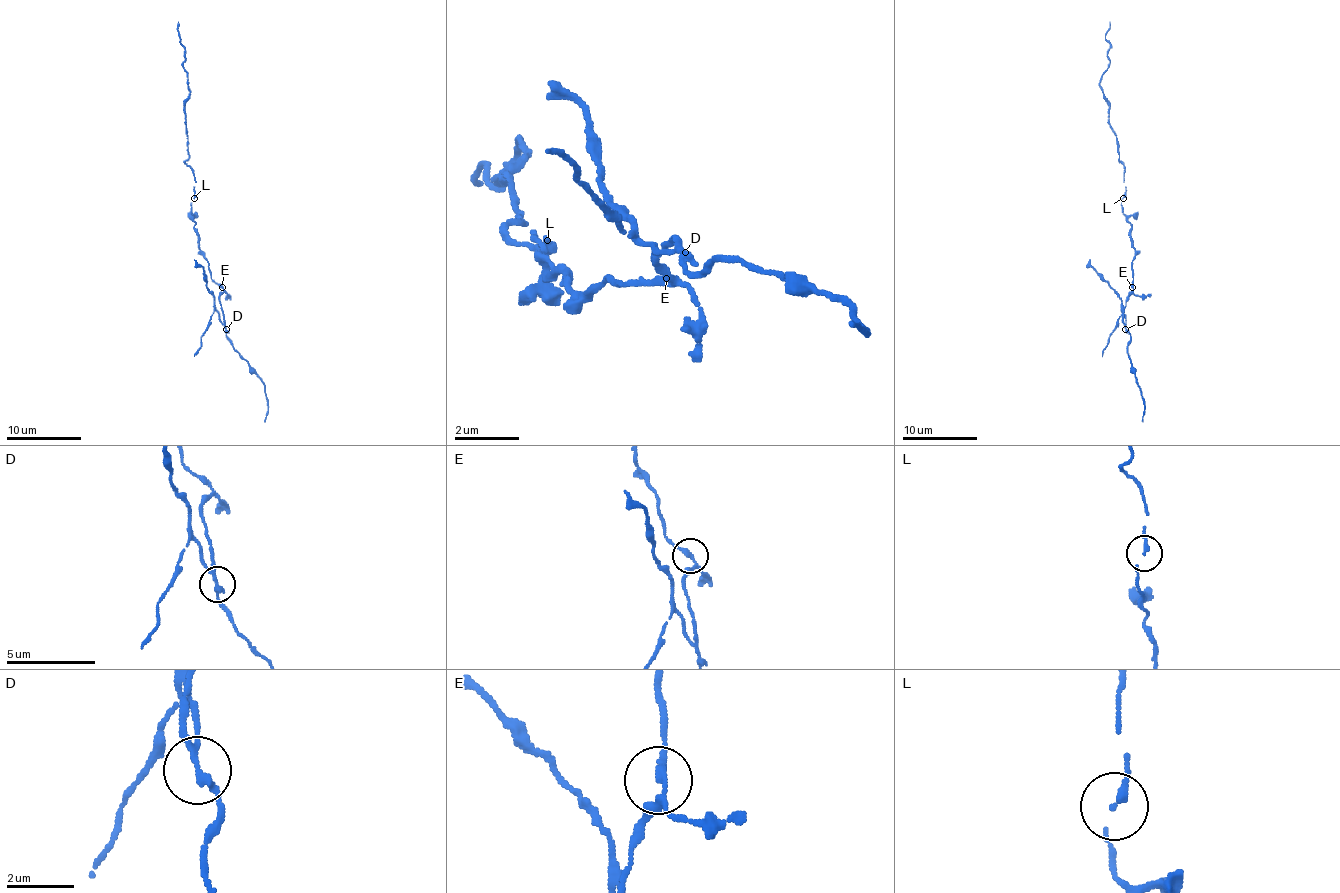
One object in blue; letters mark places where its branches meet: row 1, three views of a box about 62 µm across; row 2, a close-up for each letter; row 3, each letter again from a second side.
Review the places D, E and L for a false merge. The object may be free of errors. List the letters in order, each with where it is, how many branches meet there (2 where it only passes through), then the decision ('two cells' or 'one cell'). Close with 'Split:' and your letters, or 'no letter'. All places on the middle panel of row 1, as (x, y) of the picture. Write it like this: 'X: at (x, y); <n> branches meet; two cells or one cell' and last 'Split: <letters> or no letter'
D: at (685, 252); 3 branches meet; two cells
E: at (666, 278); 3 branches meet; one cell
L: at (547, 240); 2 branches meet; one cell
Split: D

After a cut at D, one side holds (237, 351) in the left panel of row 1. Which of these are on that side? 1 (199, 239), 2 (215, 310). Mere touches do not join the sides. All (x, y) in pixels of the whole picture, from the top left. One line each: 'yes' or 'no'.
1: yes
2: no

